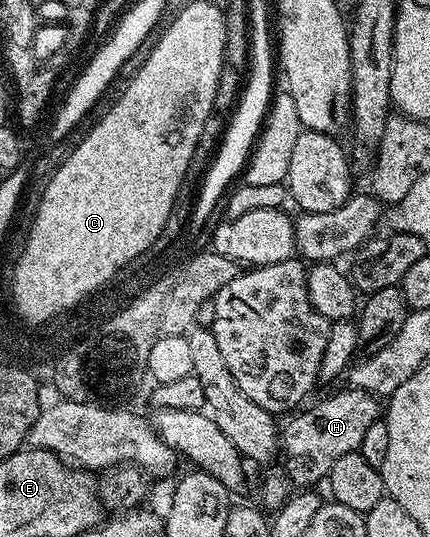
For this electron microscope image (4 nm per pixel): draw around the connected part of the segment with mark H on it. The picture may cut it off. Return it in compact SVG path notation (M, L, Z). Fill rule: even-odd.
M346 389L339 390L336 394L331 394L328 398L321 399L316 406L311 406L308 410L300 409L294 415L296 418L287 427L285 425L282 427L281 462L283 458L283 470L287 474L271 474L264 480L263 487L259 490L259 498L268 506L268 508L266 507L268 511L274 512L278 510L279 506L292 493L293 488L311 488L316 485L314 482L322 483L326 479L328 472L333 468L333 464L337 464L337 460L341 460L341 456L356 453L361 440L365 437L365 431L374 422L380 421L381 402L376 395L364 390Z

